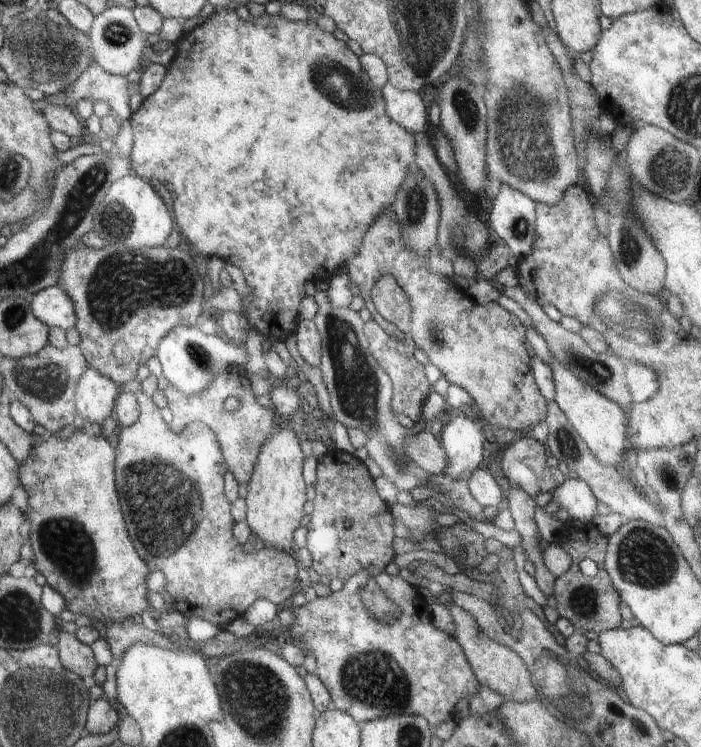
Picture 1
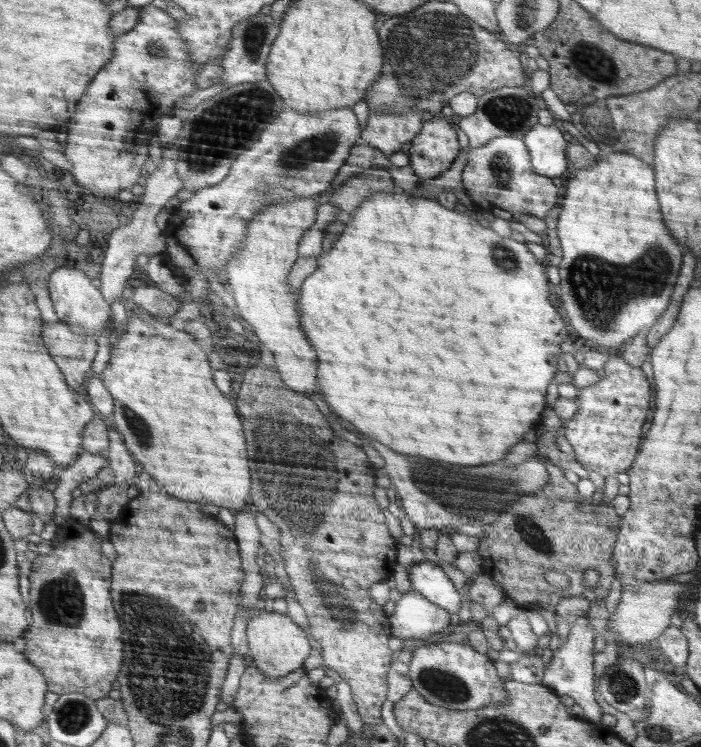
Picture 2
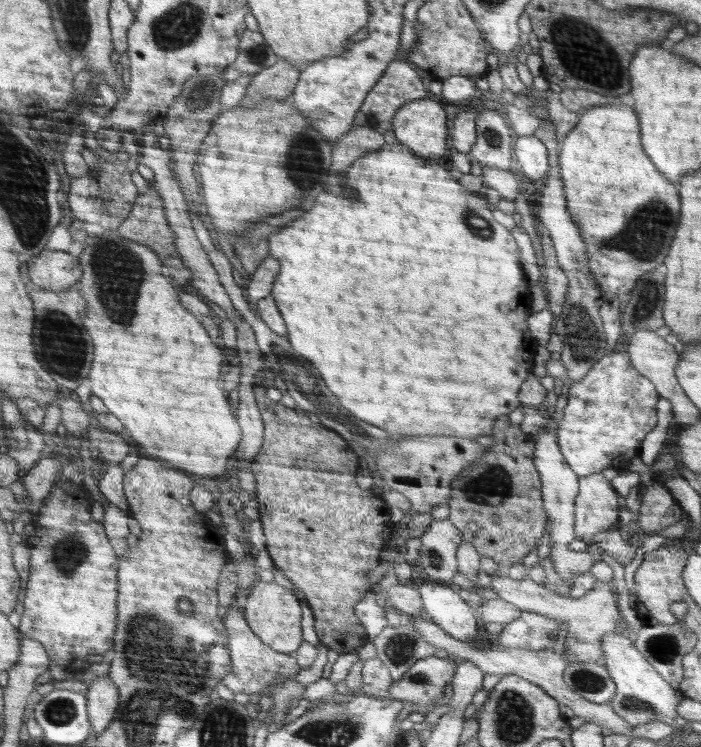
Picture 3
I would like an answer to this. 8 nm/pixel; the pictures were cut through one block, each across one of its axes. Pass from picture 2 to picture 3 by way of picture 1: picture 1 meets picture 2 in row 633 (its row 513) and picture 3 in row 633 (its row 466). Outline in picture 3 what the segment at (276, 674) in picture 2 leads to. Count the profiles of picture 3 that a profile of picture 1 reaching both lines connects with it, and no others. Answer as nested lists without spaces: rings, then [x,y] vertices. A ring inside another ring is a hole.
[[[256,580],[248,590],[245,606],[245,618],[254,634],[259,635],[273,650],[291,655],[302,645],[302,630],[300,630],[300,602],[290,589],[278,584],[264,584]]]

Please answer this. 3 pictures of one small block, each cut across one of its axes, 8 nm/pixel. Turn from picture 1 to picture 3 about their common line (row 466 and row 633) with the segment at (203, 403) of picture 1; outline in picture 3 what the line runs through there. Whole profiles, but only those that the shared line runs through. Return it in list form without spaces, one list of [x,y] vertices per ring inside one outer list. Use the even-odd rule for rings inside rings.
[[[236,601],[231,604],[231,608],[226,608],[224,614],[225,629],[229,637],[229,654],[233,658],[233,670],[230,670],[230,673],[226,675],[222,685],[234,694],[246,693],[247,695],[265,696],[262,693],[266,691],[266,687],[272,687],[278,677],[284,677],[286,682],[274,686],[272,694],[268,697],[273,703],[272,714],[275,716],[276,727],[282,729],[282,726],[285,725],[284,716],[293,709],[290,707],[292,700],[300,700],[304,695],[305,687],[292,680],[292,677],[296,677],[296,674],[300,672],[301,667],[298,666],[297,660],[292,654],[283,654],[281,651],[273,650],[266,642],[262,641],[259,635],[254,634],[245,616],[238,612]]]

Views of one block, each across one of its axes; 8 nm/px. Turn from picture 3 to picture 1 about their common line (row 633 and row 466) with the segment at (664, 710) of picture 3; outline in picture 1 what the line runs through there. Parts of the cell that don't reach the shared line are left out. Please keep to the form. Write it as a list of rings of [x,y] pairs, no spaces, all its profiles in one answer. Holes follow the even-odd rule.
[[[556,357],[550,362],[550,368],[553,372],[556,390],[555,401],[560,406],[560,410],[566,414],[570,424],[582,437],[590,452],[594,454],[594,458],[600,464],[620,470],[622,466],[620,460],[622,460],[624,446],[626,446],[626,420],[624,420],[624,412],[620,410],[620,406],[616,402],[610,402],[610,399],[602,396],[601,392],[590,388],[586,382],[576,378],[560,360],[556,360]]]

